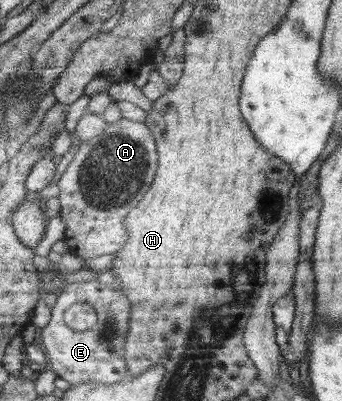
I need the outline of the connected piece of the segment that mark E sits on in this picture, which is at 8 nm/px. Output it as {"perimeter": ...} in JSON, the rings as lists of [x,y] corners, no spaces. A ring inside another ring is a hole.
{"perimeter":[[[98,282],[69,283],[58,296],[58,302],[52,309],[52,319],[43,328],[43,345],[50,357],[48,368],[73,384],[97,381],[104,385],[115,385],[129,377],[128,349],[125,347],[131,329],[131,301],[123,293],[115,291],[113,284]],[[77,303],[91,304],[98,311],[98,324],[85,331],[73,329],[66,320],[66,311]]]}

